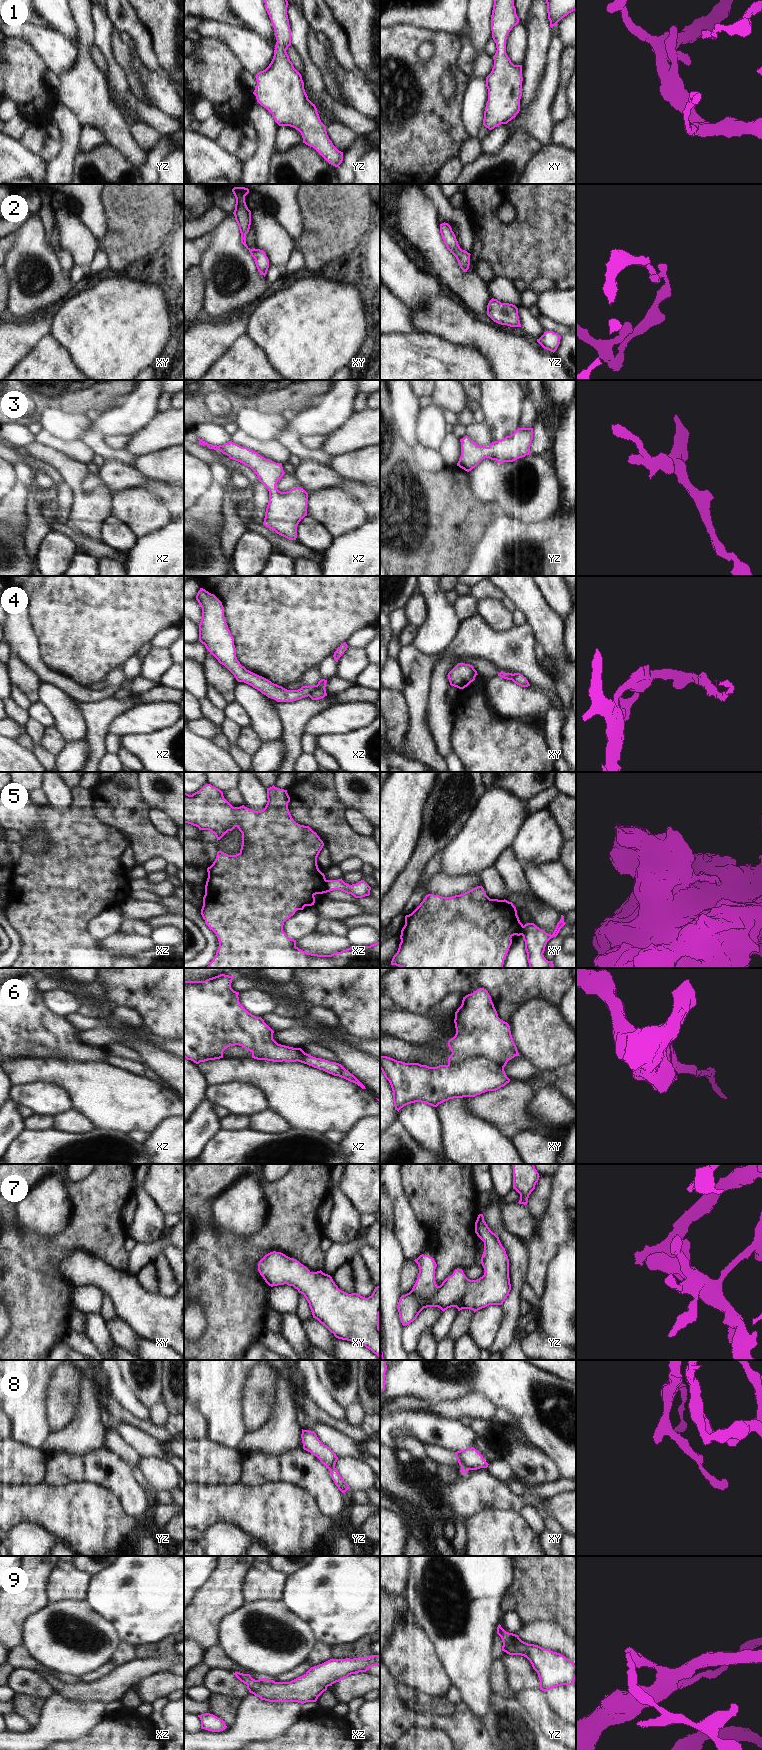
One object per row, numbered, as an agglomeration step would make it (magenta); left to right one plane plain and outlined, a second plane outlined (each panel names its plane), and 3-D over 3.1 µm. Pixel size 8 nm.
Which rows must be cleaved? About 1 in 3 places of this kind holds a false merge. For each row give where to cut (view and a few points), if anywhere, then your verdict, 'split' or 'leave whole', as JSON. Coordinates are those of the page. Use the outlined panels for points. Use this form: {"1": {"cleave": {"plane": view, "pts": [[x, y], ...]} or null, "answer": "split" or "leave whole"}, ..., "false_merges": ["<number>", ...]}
{"1": {"cleave": null, "answer": "leave whole"}, "2": {"cleave": null, "answer": "leave whole"}, "3": {"cleave": null, "answer": "leave whole"}, "4": {"cleave": {"plane": "xz", "pts": [[316, 685], [316, 688], [308, 695]]}, "answer": "split"}, "5": {"cleave": {"plane": "xz", "pts": [[327, 880], [326, 891]]}, "answer": "split"}, "6": {"cleave": {"plane": "xy", "pts": [[448, 1063], [461, 1062], [474, 1057], [485, 1057], [503, 1067]]}, "answer": "split"}, "7": {"cleave": null, "answer": "leave whole"}, "8": {"cleave": {"plane": "yz", "pts": [[334, 1466], [329, 1469]]}, "answer": "split"}, "9": {"cleave": null, "answer": "leave whole"}, "false_merges": ["4", "5", "6", "8"]}

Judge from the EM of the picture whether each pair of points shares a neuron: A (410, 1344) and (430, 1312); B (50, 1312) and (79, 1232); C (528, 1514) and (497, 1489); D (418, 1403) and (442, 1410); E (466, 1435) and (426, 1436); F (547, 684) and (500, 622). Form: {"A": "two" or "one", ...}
{"A": "one", "B": "one", "C": "two", "D": "one", "E": "one", "F": "two"}

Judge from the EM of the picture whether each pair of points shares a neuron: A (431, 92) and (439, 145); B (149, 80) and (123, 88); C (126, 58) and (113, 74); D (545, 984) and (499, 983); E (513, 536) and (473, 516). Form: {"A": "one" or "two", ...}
{"A": "one", "B": "two", "C": "two", "D": "one", "E": "two"}

